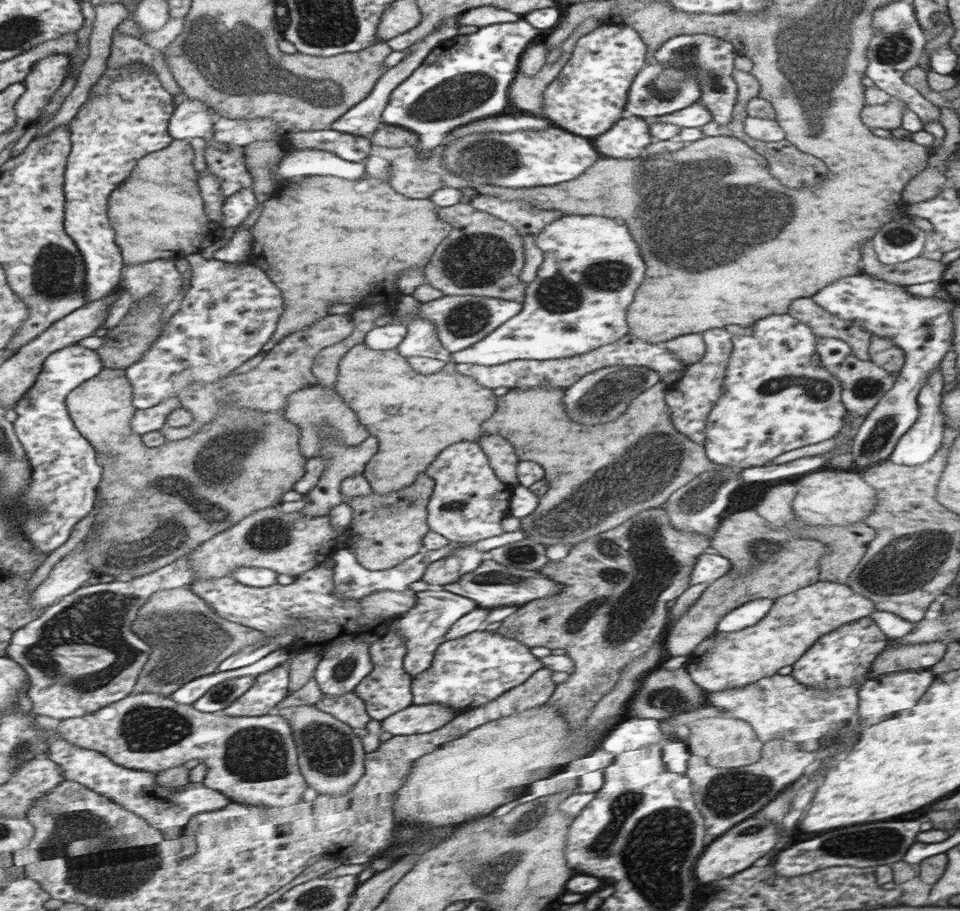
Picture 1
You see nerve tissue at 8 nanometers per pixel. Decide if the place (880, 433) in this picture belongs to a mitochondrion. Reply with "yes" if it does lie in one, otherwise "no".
yes

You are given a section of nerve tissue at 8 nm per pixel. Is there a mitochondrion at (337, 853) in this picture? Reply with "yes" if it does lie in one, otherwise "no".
no

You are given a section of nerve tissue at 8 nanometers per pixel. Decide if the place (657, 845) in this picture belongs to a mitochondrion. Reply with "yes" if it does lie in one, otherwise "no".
yes

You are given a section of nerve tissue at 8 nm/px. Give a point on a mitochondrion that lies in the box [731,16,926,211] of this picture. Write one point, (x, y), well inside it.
(895, 47)

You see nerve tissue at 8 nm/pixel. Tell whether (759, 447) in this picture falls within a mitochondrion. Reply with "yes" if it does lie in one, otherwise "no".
no

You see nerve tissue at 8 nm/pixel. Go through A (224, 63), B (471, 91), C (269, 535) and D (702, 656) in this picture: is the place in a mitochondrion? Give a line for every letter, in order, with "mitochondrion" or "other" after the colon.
A: mitochondrion
B: mitochondrion
C: mitochondrion
D: other

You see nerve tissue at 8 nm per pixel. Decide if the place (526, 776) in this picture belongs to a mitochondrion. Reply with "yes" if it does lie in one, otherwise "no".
no

